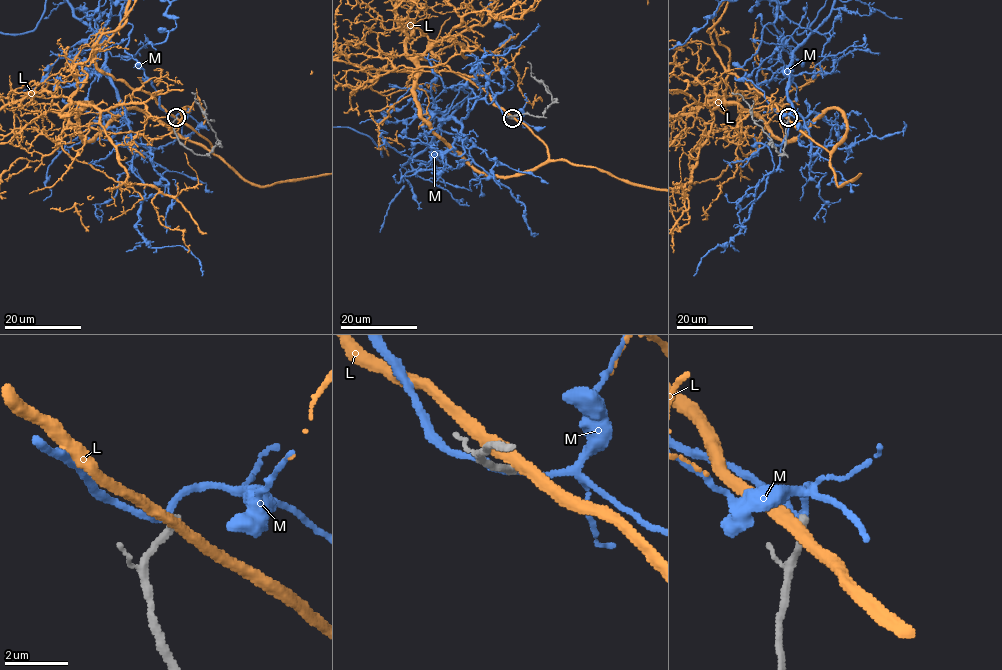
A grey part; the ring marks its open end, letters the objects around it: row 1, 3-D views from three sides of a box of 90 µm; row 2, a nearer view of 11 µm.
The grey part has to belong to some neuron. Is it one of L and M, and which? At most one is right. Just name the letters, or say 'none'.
none

